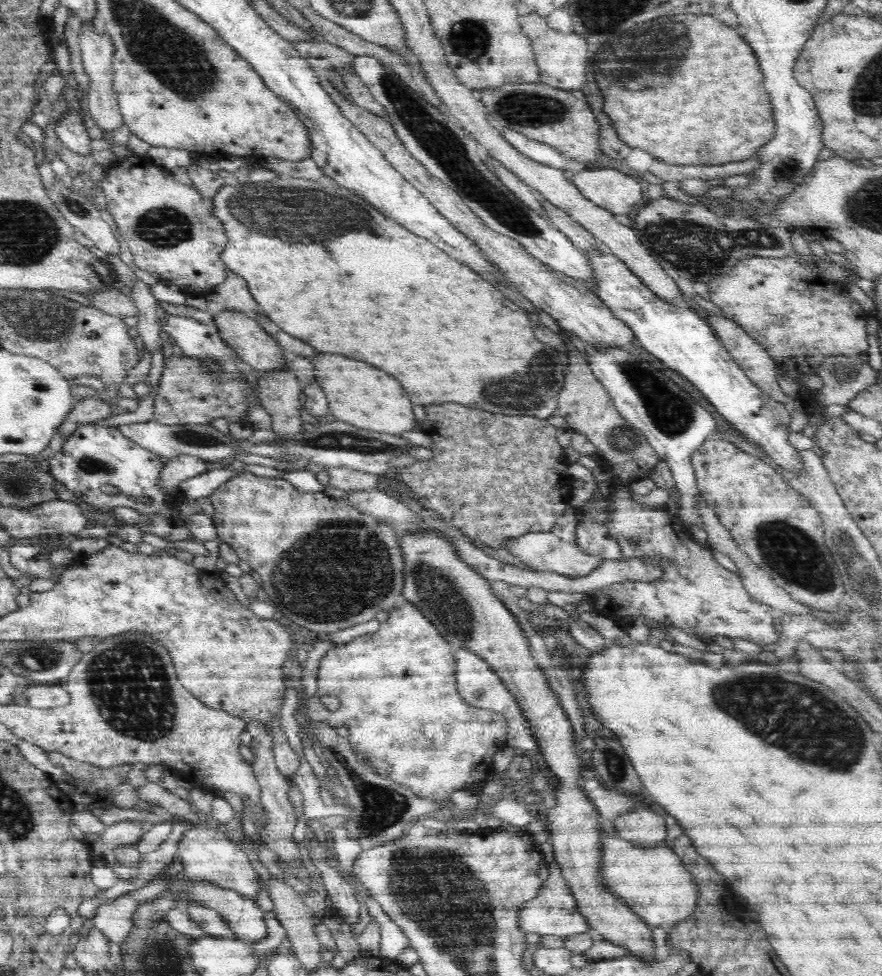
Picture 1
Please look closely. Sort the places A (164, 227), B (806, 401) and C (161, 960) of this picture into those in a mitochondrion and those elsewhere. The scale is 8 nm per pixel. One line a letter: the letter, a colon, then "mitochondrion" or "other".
A: mitochondrion
B: other
C: mitochondrion

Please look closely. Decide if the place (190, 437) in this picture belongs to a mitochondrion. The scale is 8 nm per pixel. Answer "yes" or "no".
yes

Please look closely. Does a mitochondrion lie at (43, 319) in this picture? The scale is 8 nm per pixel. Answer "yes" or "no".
yes

